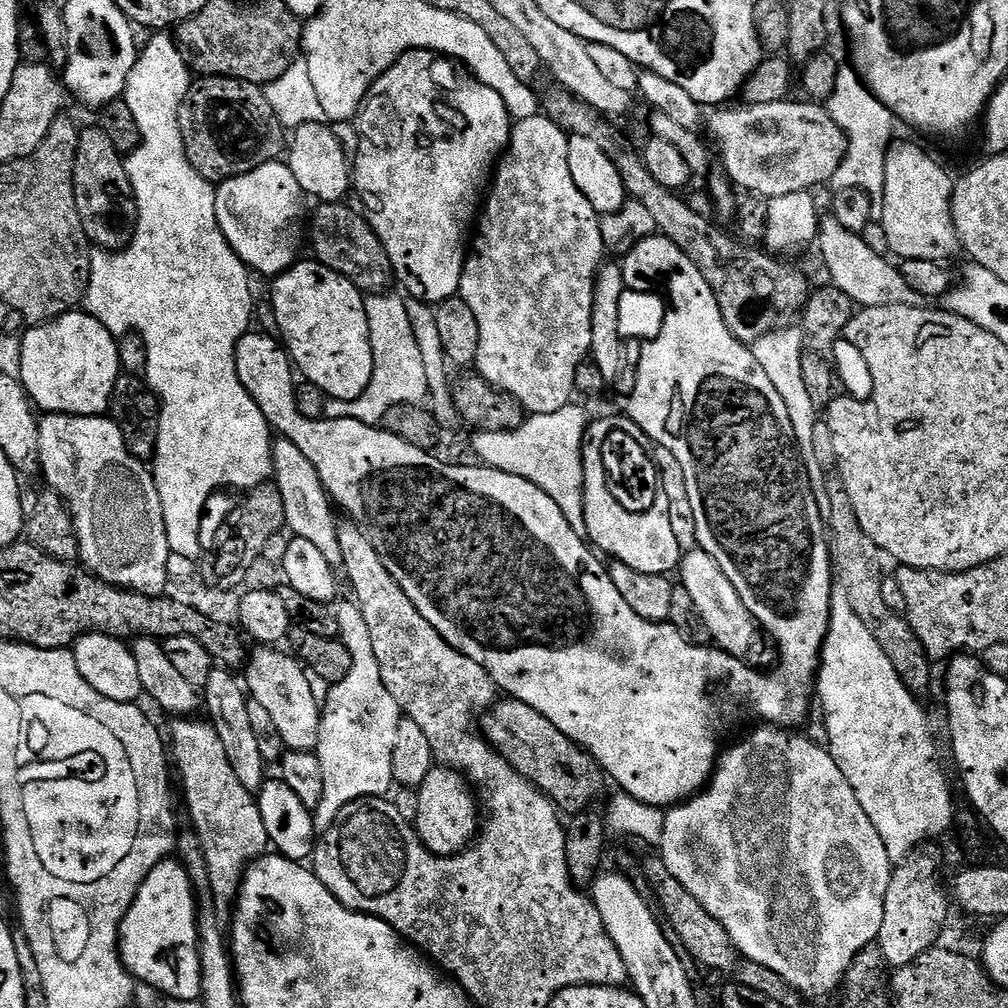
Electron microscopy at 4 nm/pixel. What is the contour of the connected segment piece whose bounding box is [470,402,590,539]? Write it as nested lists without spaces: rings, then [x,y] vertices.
[[[567,404],[551,414],[533,413],[524,420],[518,430],[475,431],[470,444],[485,467],[526,478],[528,482],[538,486],[548,497],[554,499],[570,528],[579,537],[587,539],[581,450],[590,420],[578,404]]]

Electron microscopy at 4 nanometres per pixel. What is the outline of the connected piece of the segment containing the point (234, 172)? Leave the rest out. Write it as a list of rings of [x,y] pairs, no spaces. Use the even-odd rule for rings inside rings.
[[[229,76],[193,79],[178,110],[184,153],[204,180],[223,182],[281,159],[286,132],[280,127],[264,88]]]

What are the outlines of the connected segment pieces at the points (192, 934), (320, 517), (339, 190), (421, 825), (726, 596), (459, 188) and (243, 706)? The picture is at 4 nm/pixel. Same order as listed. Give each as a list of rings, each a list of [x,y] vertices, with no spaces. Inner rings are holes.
[[[169,858],[154,866],[142,882],[130,910],[120,923],[120,960],[132,979],[154,986],[179,1000],[199,1000],[202,990],[200,969],[200,929],[198,927],[198,897],[188,872],[179,859]]]
[[[287,438],[273,439],[272,471],[274,483],[282,494],[282,506],[286,506],[284,523],[287,531],[292,536],[306,538],[306,542],[314,542],[314,546],[322,550],[326,562],[330,562],[333,566],[339,565],[340,547],[336,533],[338,524],[337,521],[332,521],[334,505],[328,491],[322,486],[318,478],[318,470],[314,470],[310,458],[306,458],[306,454],[302,454],[302,450],[298,450],[298,446],[294,446],[294,442],[290,442]]]
[[[306,122],[298,126],[290,136],[286,148],[288,168],[298,178],[298,186],[305,197],[316,199],[320,204],[338,204],[350,192],[350,156],[344,153],[344,144],[327,123]],[[288,156],[288,157],[287,157]]]
[[[433,766],[415,796],[416,834],[435,856],[455,856],[471,845],[478,832],[478,800],[465,777],[453,768]]]
[[[697,546],[692,551],[683,553],[678,569],[679,576],[679,583],[690,593],[694,610],[698,610],[702,622],[712,635],[715,647],[739,660],[756,662],[764,644],[766,645],[766,637],[746,606],[742,606],[742,598],[738,598],[738,590],[734,590],[730,578],[722,574],[722,566],[714,562],[714,558],[710,558],[710,554],[706,554],[703,548]]]
[[[413,48],[411,52],[404,52],[401,54],[397,60],[386,71],[384,71],[378,79],[373,82],[370,86],[370,90],[364,95],[364,100],[360,104],[360,110],[358,113],[358,121],[360,120],[360,125],[357,126],[356,132],[360,135],[360,157],[355,157],[354,160],[354,188],[361,192],[360,200],[364,203],[364,208],[362,215],[365,220],[368,221],[368,224],[374,230],[374,234],[380,240],[382,246],[386,250],[386,254],[390,258],[390,262],[392,263],[392,275],[394,277],[395,283],[398,285],[401,284],[402,287],[405,288],[407,295],[414,299],[418,299],[422,301],[422,303],[426,303],[431,306],[435,306],[437,304],[442,303],[444,300],[449,300],[451,296],[457,295],[460,291],[460,278],[462,276],[462,270],[464,269],[464,257],[466,255],[466,241],[470,236],[470,225],[473,223],[474,217],[478,212],[478,205],[482,200],[482,193],[489,187],[490,177],[493,175],[494,169],[500,159],[501,156],[504,155],[507,147],[508,140],[512,136],[512,126],[513,119],[508,115],[508,111],[506,110],[506,104],[502,102],[502,98],[496,93],[494,90],[490,90],[490,86],[486,86],[482,81],[477,80],[475,76],[469,74],[463,67],[457,66],[449,57],[439,55],[434,52],[429,52],[427,48]]]
[[[223,666],[213,667],[207,682],[202,689],[202,704],[208,708],[207,719],[212,728],[222,738],[222,746],[226,746],[226,758],[230,758],[230,767],[234,770],[238,782],[253,794],[259,793],[266,779],[266,765],[262,753],[258,750],[258,741],[254,738],[254,729],[250,727],[249,697],[243,683],[235,680],[233,673]]]

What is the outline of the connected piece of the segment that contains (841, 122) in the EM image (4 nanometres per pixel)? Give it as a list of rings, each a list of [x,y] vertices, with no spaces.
[[[851,66],[841,67],[836,78],[836,89],[826,101],[826,107],[830,118],[834,118],[847,141],[844,157],[830,181],[831,187],[835,190],[857,188],[867,194],[873,206],[883,205],[886,154],[888,145],[894,140],[892,131],[898,127],[896,117],[877,96],[873,96],[872,91],[864,85],[864,81]]]

